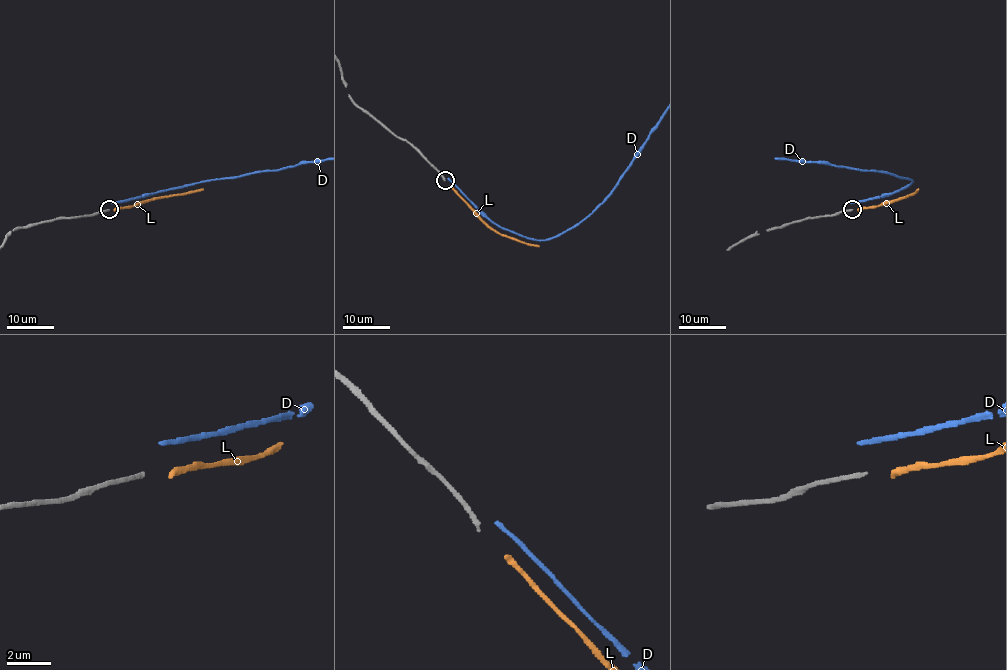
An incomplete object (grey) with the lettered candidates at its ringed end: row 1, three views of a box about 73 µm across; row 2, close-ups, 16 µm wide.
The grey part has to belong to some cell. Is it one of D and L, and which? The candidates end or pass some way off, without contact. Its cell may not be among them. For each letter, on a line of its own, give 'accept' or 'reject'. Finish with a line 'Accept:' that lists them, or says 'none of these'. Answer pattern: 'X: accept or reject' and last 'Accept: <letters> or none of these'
D: reject
L: accept
Accept: L

